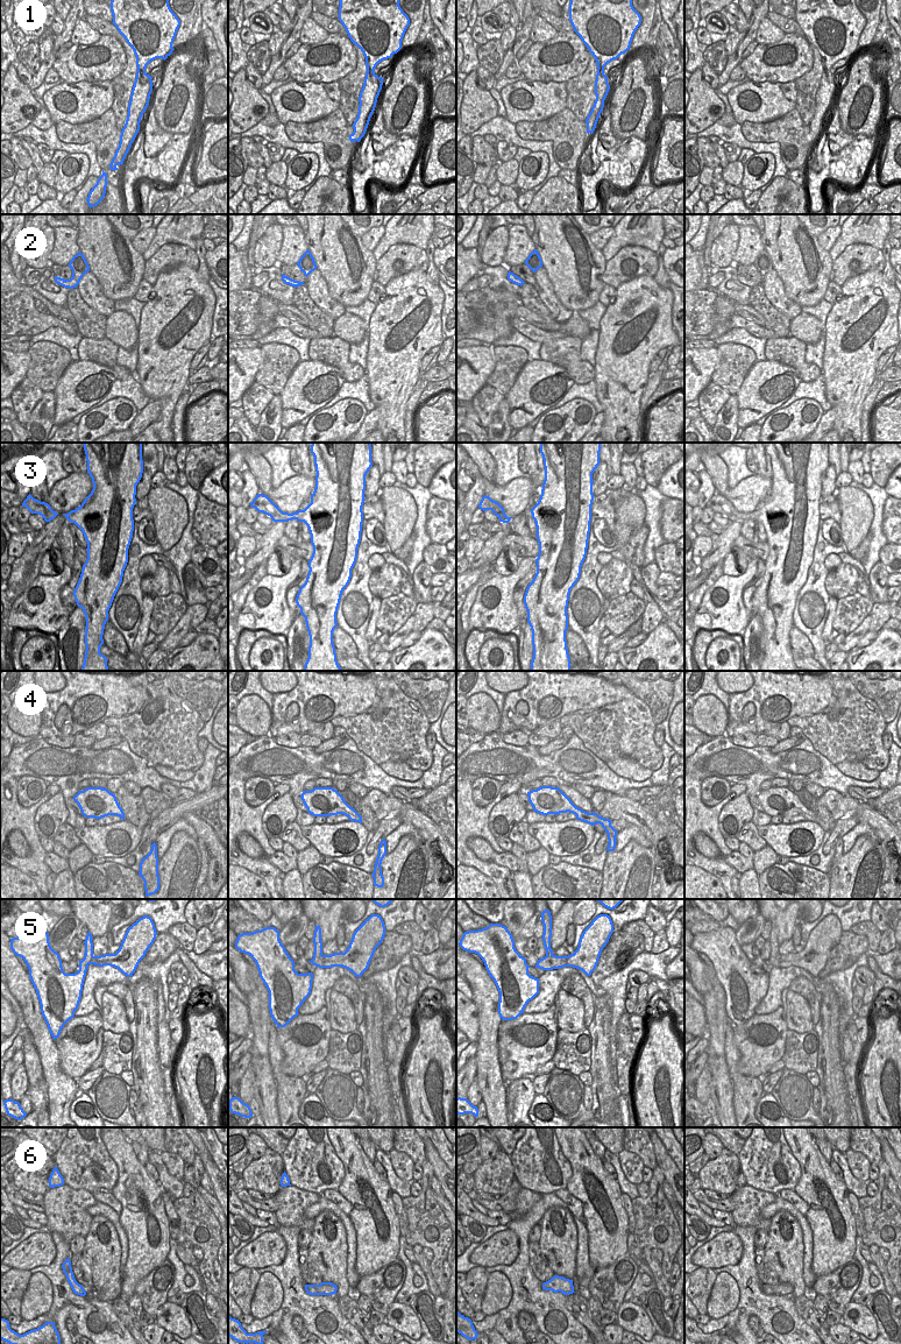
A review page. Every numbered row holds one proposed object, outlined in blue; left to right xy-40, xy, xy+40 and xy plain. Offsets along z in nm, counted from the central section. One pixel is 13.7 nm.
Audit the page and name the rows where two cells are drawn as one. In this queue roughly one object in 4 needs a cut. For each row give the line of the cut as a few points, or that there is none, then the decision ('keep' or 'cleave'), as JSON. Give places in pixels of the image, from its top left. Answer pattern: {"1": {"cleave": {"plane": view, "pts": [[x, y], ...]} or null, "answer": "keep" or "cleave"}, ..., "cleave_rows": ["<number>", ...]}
{"1": {"cleave": {"plane": "xy+40", "pts": [[597, 65], [597, 69], [603, 72]]}, "answer": "cleave"}, "2": {"cleave": null, "answer": "keep"}, "3": {"cleave": null, "answer": "keep"}, "4": {"cleave": null, "answer": "keep"}, "5": {"cleave": null, "answer": "keep"}, "6": {"cleave": null, "answer": "keep"}, "cleave_rows": ["1"]}

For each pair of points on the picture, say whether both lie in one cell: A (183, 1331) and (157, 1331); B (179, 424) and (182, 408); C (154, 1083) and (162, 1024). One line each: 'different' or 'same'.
A: different
B: same
C: different

